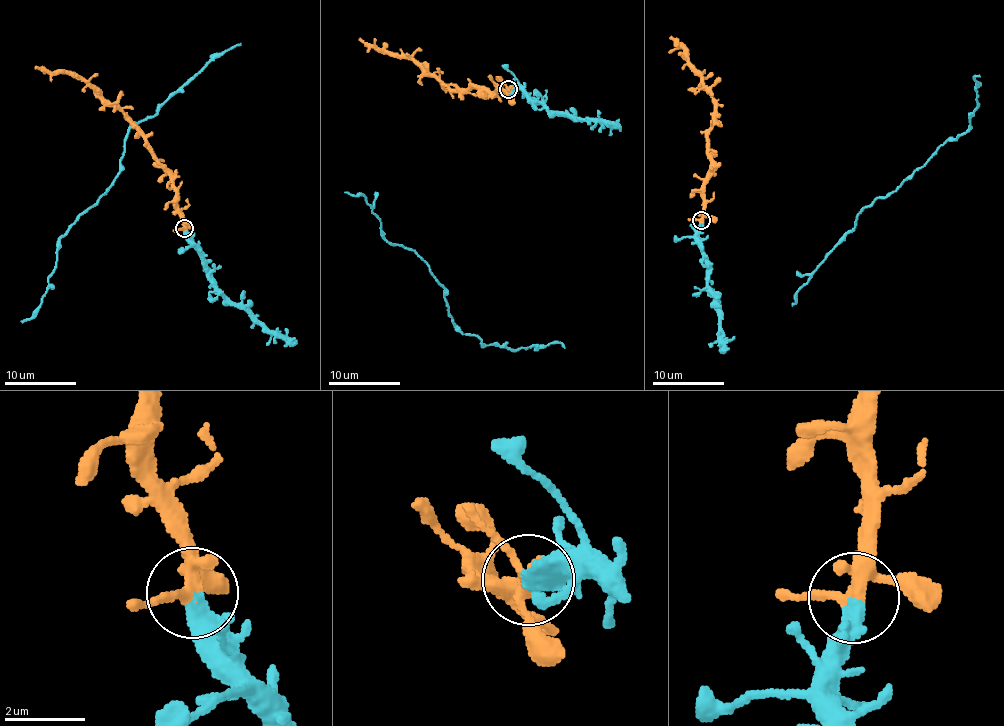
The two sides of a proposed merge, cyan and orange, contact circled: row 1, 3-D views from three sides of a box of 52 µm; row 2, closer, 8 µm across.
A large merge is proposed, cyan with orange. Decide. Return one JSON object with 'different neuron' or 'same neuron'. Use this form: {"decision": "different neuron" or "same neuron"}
{"decision": "same neuron"}

